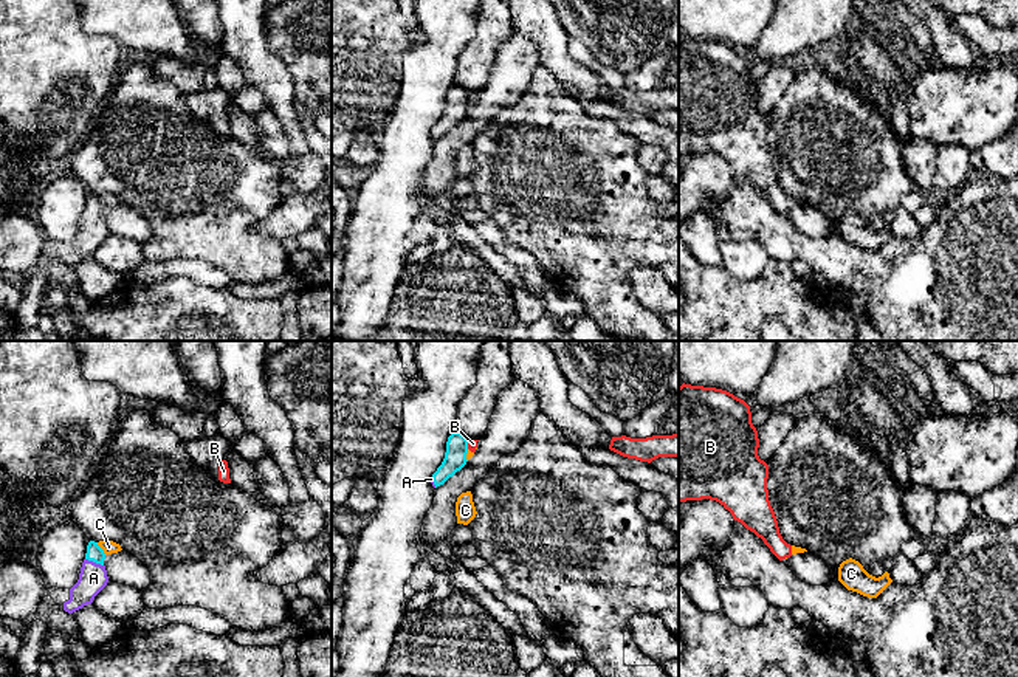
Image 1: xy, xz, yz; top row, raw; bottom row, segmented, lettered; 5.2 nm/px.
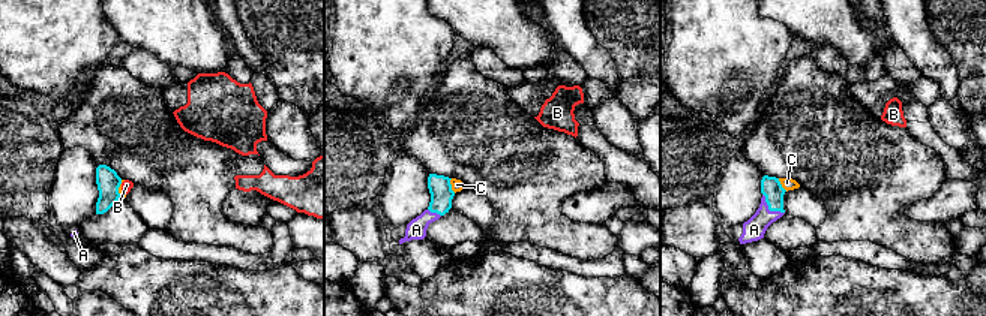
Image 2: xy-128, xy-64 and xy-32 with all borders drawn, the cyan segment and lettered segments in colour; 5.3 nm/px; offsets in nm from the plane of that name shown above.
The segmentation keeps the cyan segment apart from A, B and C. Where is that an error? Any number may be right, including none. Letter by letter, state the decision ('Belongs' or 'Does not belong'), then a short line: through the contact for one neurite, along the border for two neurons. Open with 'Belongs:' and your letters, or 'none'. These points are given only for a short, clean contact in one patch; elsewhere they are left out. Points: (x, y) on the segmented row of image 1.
Belongs: A
A: Belongs. Line: xy (95, 553), (95, 561), (93, 578)
B: Does not belong
C: Does not belong. Line: xy (96, 542), (106, 553)

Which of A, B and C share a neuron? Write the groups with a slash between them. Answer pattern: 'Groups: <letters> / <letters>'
Groups: A / B C

